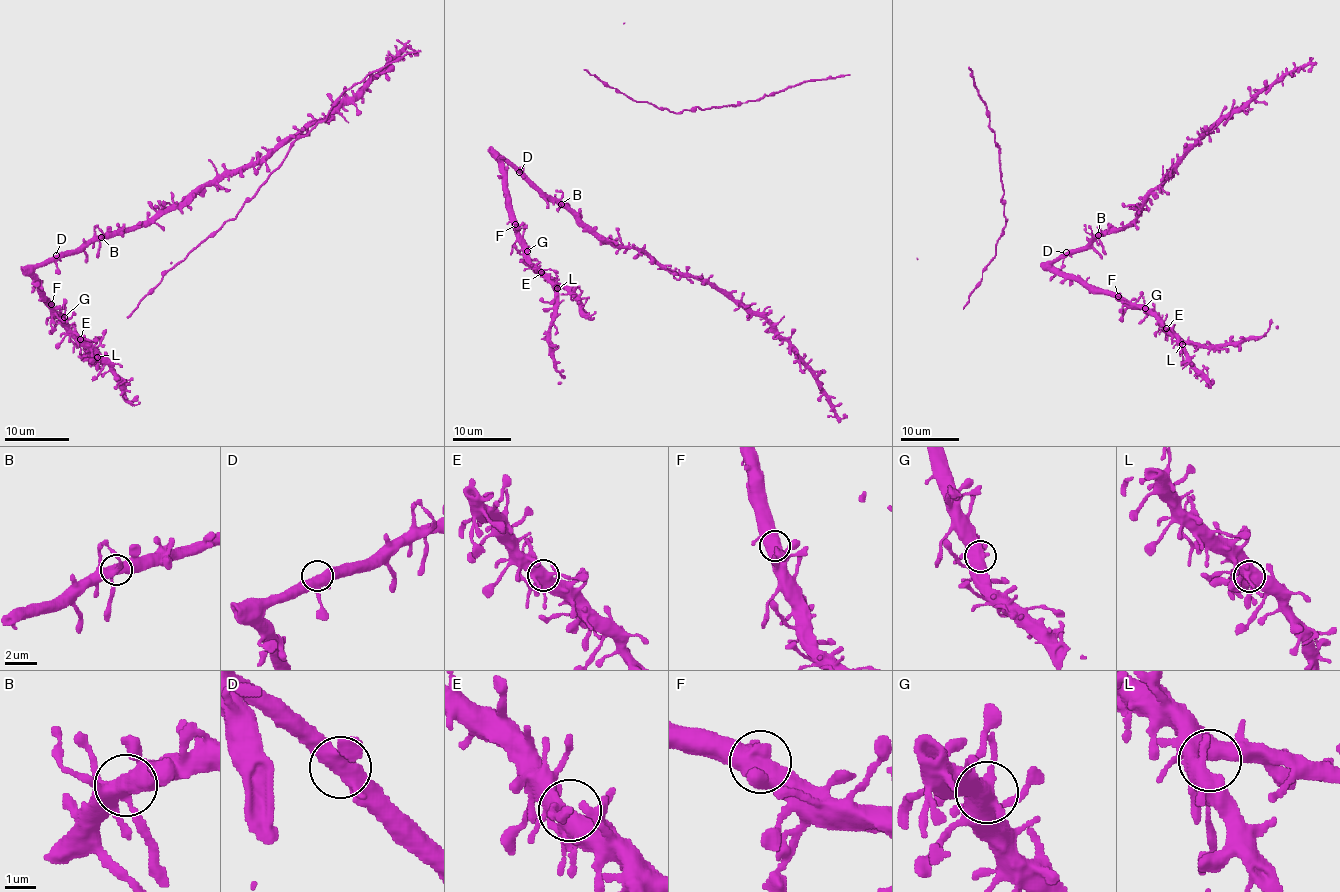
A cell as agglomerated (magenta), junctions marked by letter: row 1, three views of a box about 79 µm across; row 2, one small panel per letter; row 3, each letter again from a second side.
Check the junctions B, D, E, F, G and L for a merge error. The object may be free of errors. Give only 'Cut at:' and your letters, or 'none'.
Cut at: none

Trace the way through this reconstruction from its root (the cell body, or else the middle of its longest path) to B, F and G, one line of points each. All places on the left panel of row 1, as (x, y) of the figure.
B: (59, 259), (78, 252), (101, 236)
F: (59, 259), (46, 259), (33, 272), (39, 291), (51, 304)
G: (59, 259), (46, 259), (33, 275), (38, 280), (39, 291), (64, 317)

